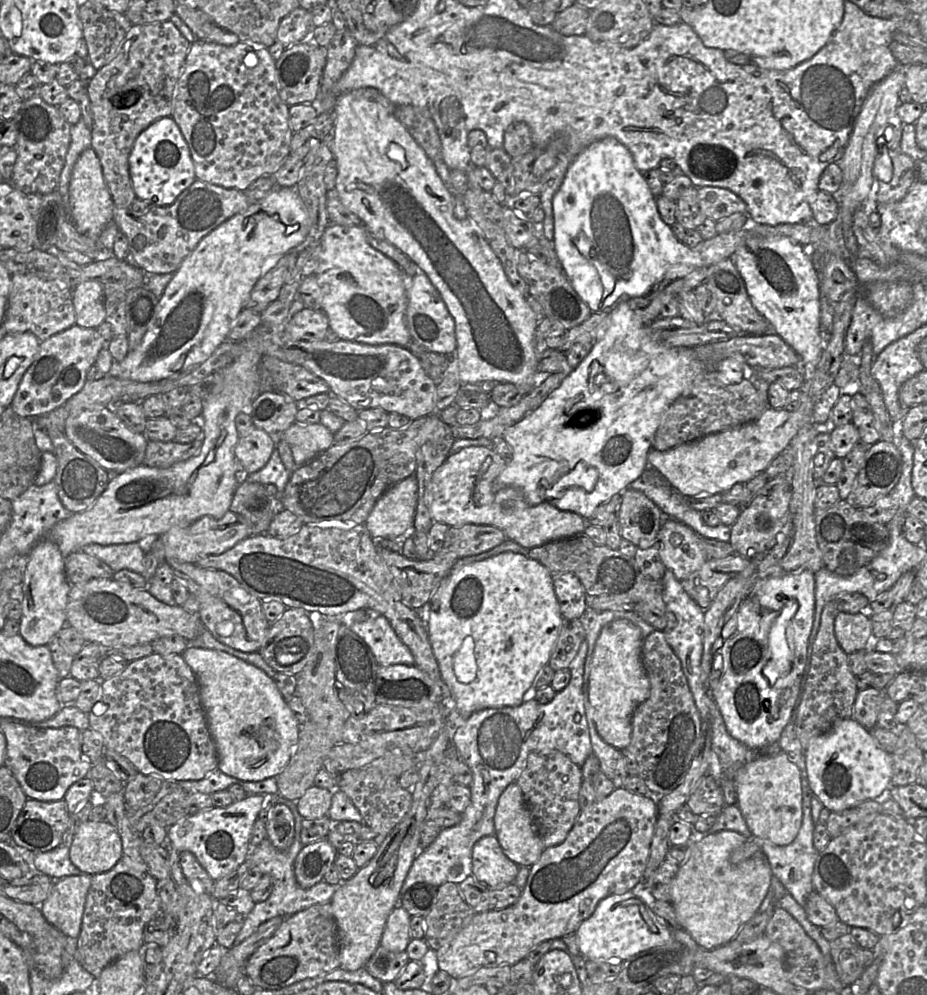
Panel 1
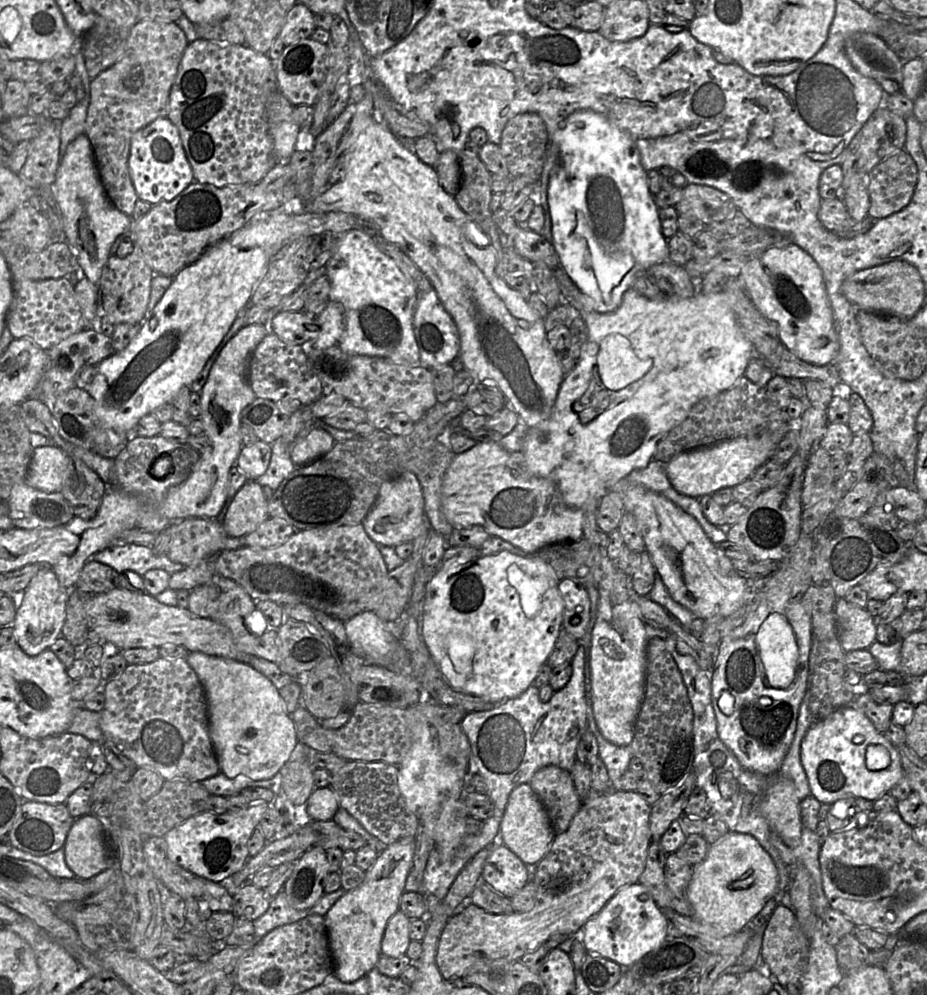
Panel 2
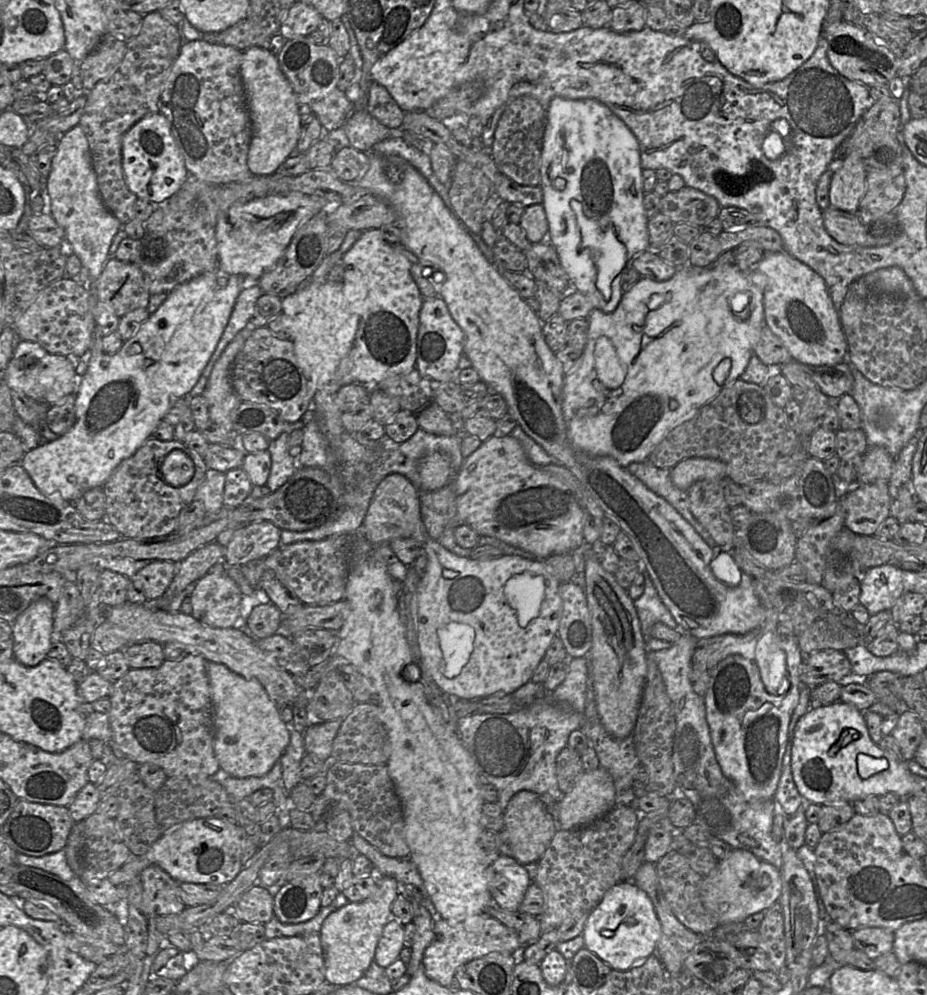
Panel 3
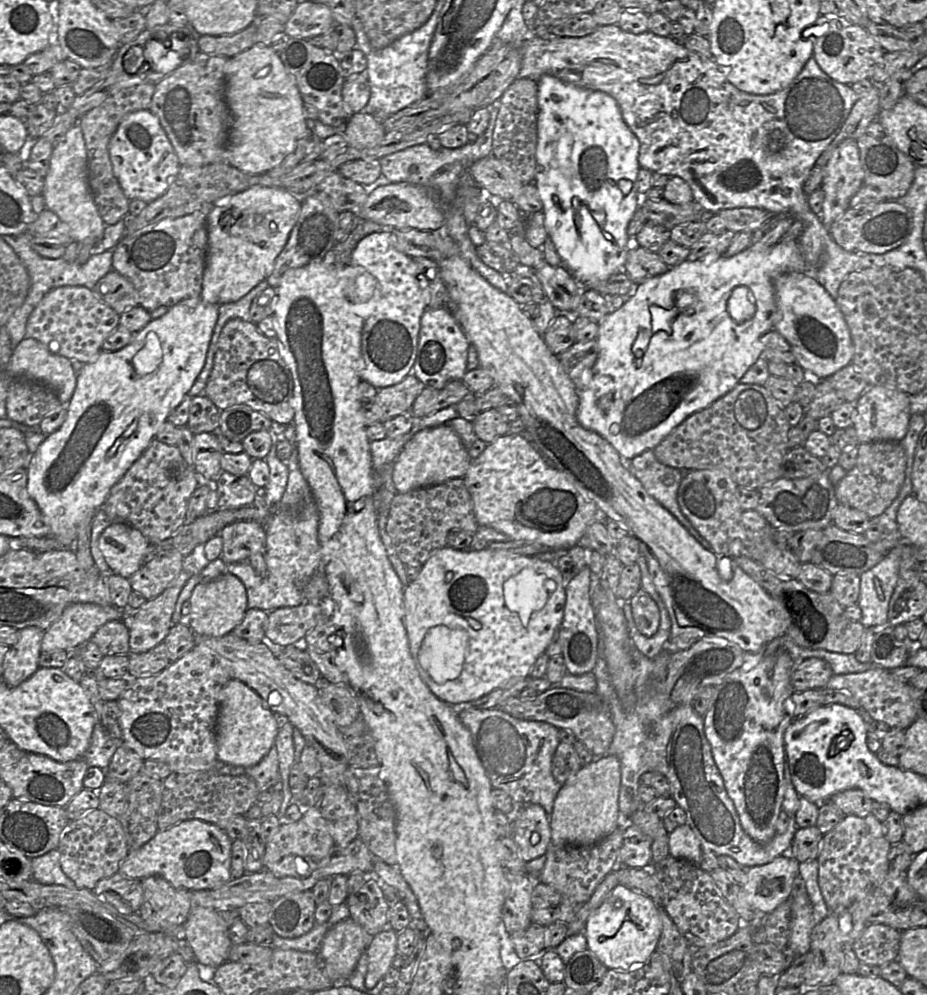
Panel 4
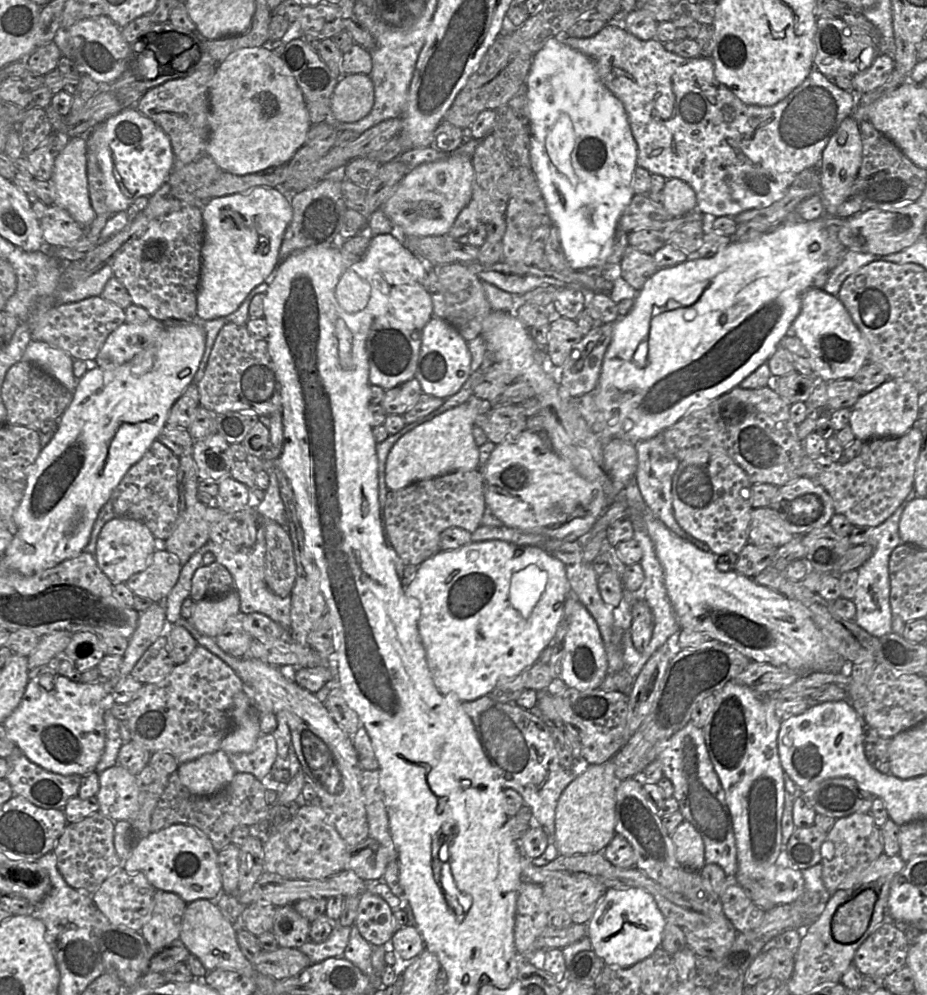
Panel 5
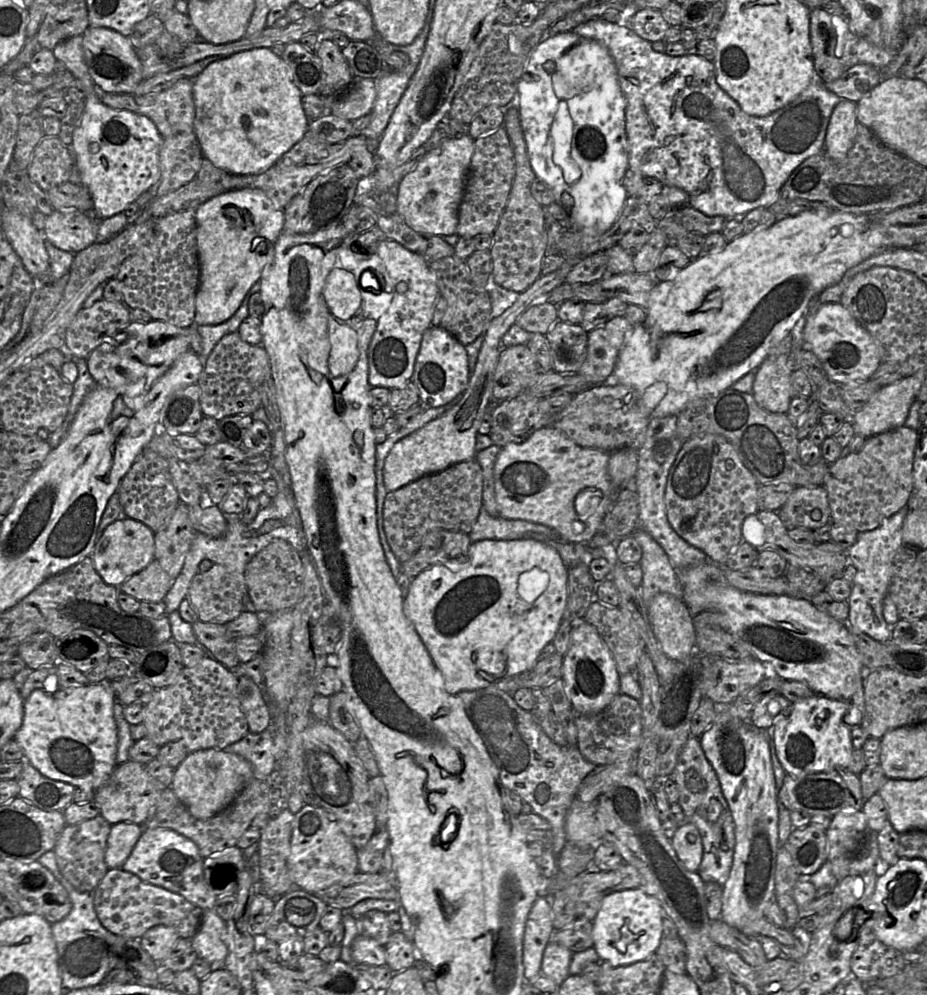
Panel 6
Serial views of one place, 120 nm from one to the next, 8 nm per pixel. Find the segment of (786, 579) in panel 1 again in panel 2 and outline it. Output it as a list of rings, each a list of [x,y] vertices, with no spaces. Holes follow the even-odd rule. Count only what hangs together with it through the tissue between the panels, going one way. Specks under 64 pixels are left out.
[[[793,599],[786,604],[784,616],[793,629],[798,646],[797,670],[788,687],[777,689],[767,684],[755,634],[740,639],[722,638],[715,653],[711,678],[712,705],[720,739],[744,768],[766,776],[778,773],[789,750],[809,676],[808,661],[813,640],[810,614],[800,599]]]

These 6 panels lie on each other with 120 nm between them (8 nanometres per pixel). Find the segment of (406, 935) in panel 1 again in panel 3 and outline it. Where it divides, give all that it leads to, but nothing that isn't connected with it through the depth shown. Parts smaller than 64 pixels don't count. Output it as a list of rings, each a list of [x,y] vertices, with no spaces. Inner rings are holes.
[[[390,918],[377,944],[374,961],[384,969],[391,965],[399,959],[400,952],[404,948],[403,940],[404,925],[397,919]]]

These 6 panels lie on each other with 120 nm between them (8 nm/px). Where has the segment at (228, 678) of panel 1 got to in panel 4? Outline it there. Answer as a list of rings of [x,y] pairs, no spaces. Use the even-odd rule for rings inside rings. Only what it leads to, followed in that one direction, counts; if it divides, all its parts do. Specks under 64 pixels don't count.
[[[230,679],[220,693],[219,712],[216,725],[217,758],[224,764],[249,767],[256,765],[275,744],[279,728],[274,713],[265,705],[261,697],[250,687],[237,679]]]

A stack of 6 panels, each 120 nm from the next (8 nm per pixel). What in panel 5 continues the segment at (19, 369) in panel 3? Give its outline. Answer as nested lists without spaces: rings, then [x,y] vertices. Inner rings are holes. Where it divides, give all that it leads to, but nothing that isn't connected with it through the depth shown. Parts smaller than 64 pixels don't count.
[[[31,340],[23,360],[44,369],[68,390],[74,392],[79,379],[73,374],[73,358],[64,350],[44,341]]]

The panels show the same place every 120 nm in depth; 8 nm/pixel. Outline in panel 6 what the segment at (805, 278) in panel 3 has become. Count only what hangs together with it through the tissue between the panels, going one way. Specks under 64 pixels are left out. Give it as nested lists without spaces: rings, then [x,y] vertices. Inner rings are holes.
[[[818,298],[812,300],[803,329],[803,345],[820,360],[828,379],[837,384],[866,381],[882,363],[877,341],[840,302],[819,305]]]

